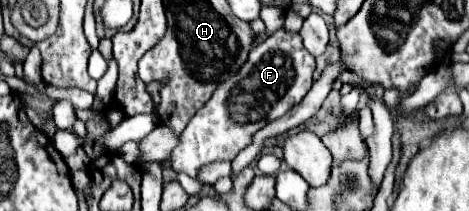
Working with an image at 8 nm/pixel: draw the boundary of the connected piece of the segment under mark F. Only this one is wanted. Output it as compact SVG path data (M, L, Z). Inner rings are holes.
M278 29L266 41L250 51L248 61L228 81L220 83L212 99L196 111L172 151L172 169L198 179L204 165L214 161L232 161L266 123L282 117L298 105L312 87L314 57L304 49L300 35Z

